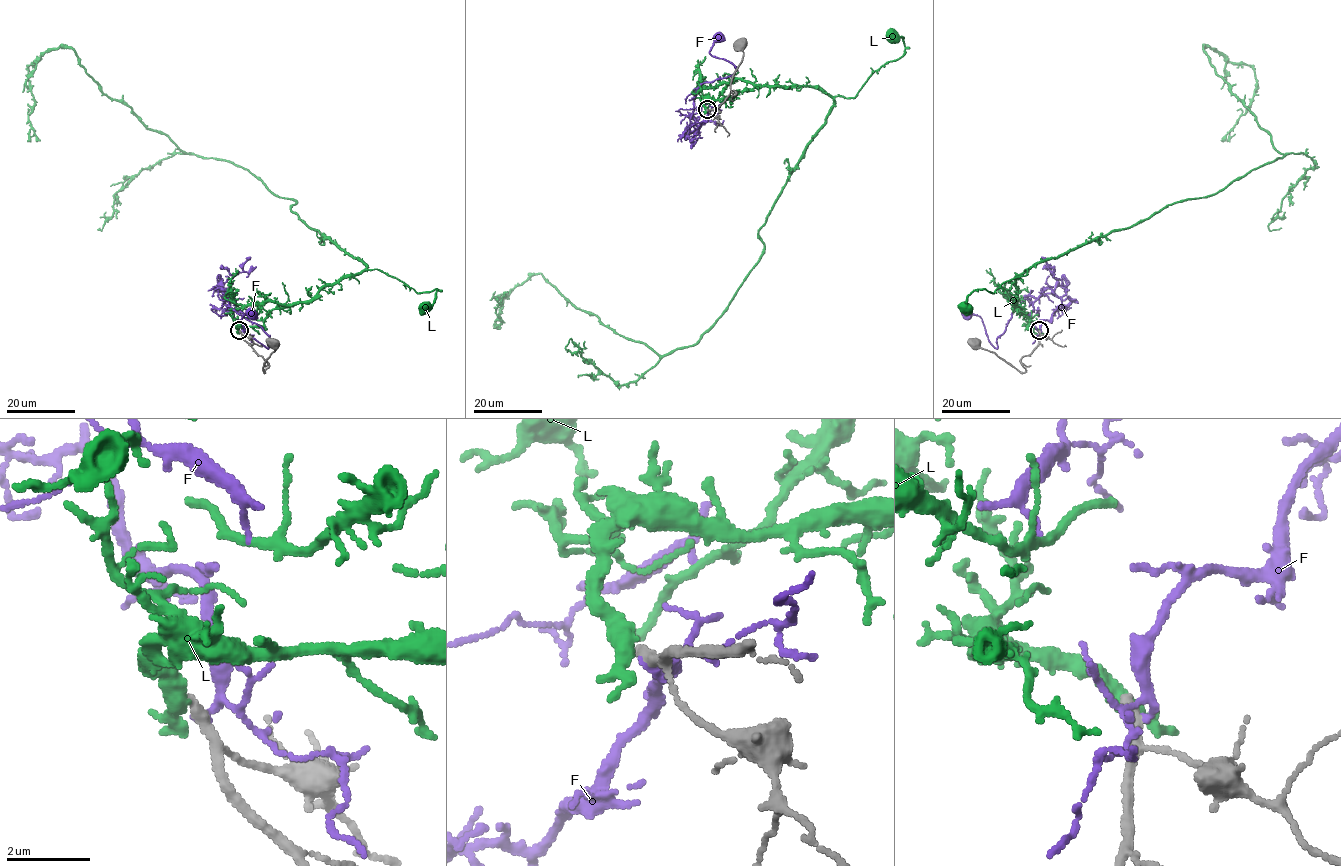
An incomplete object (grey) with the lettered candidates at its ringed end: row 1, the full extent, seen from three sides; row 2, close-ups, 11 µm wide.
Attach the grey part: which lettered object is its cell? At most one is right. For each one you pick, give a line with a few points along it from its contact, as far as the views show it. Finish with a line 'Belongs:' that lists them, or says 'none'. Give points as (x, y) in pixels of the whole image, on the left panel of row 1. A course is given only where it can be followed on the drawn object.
Belongs: none

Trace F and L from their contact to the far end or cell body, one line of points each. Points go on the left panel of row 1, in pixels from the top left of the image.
F: (240, 332), (232, 293), (223, 293), (268, 336), (267, 348), (246, 332), (242, 317), (251, 313)
L: (239, 331), (366, 270), (380, 270), (417, 293), (437, 289), (425, 308)

